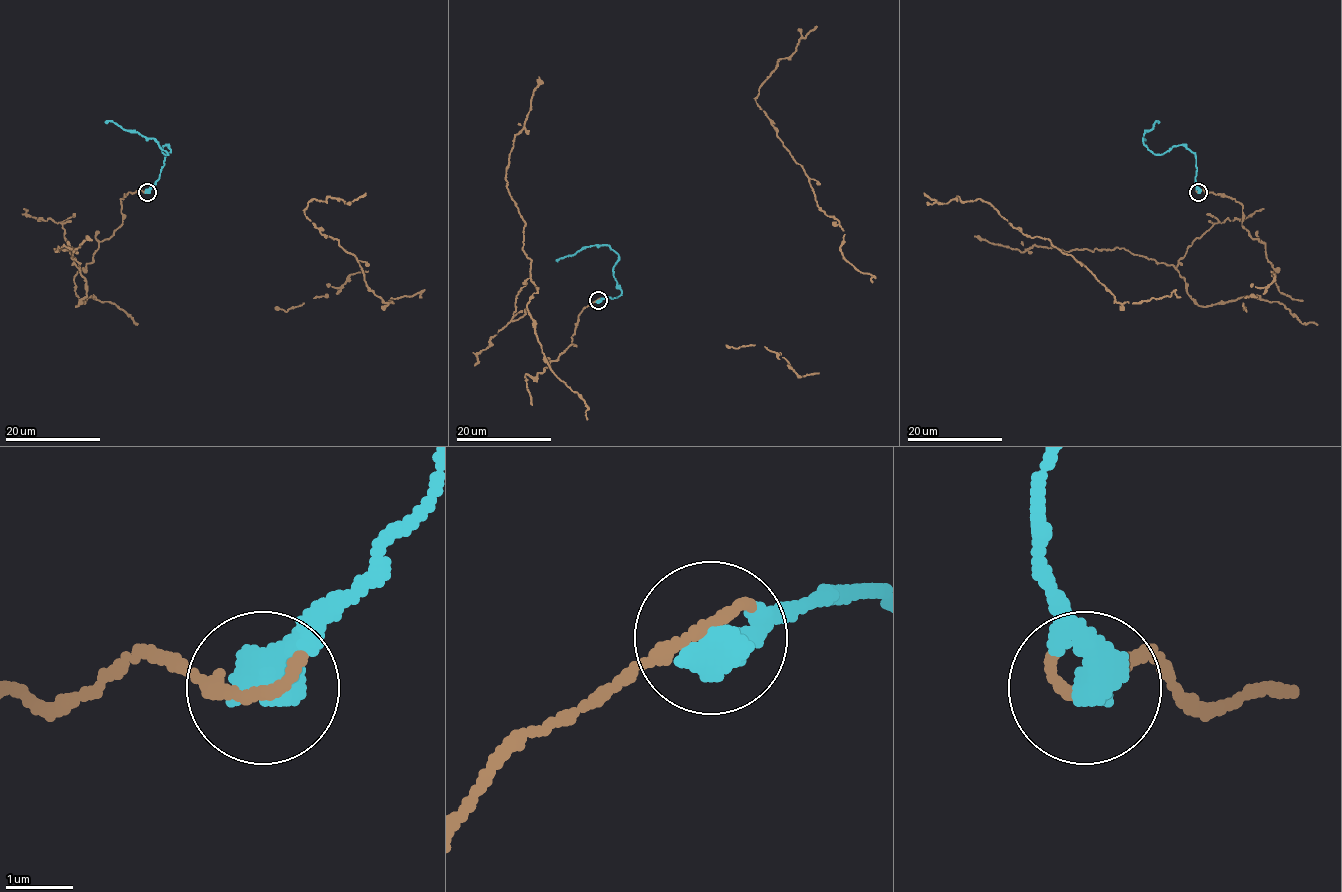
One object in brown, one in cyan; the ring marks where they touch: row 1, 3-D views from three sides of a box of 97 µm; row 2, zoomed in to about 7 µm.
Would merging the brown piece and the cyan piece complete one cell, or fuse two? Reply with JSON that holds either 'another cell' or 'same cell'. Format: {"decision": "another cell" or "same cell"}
{"decision": "same cell"}

